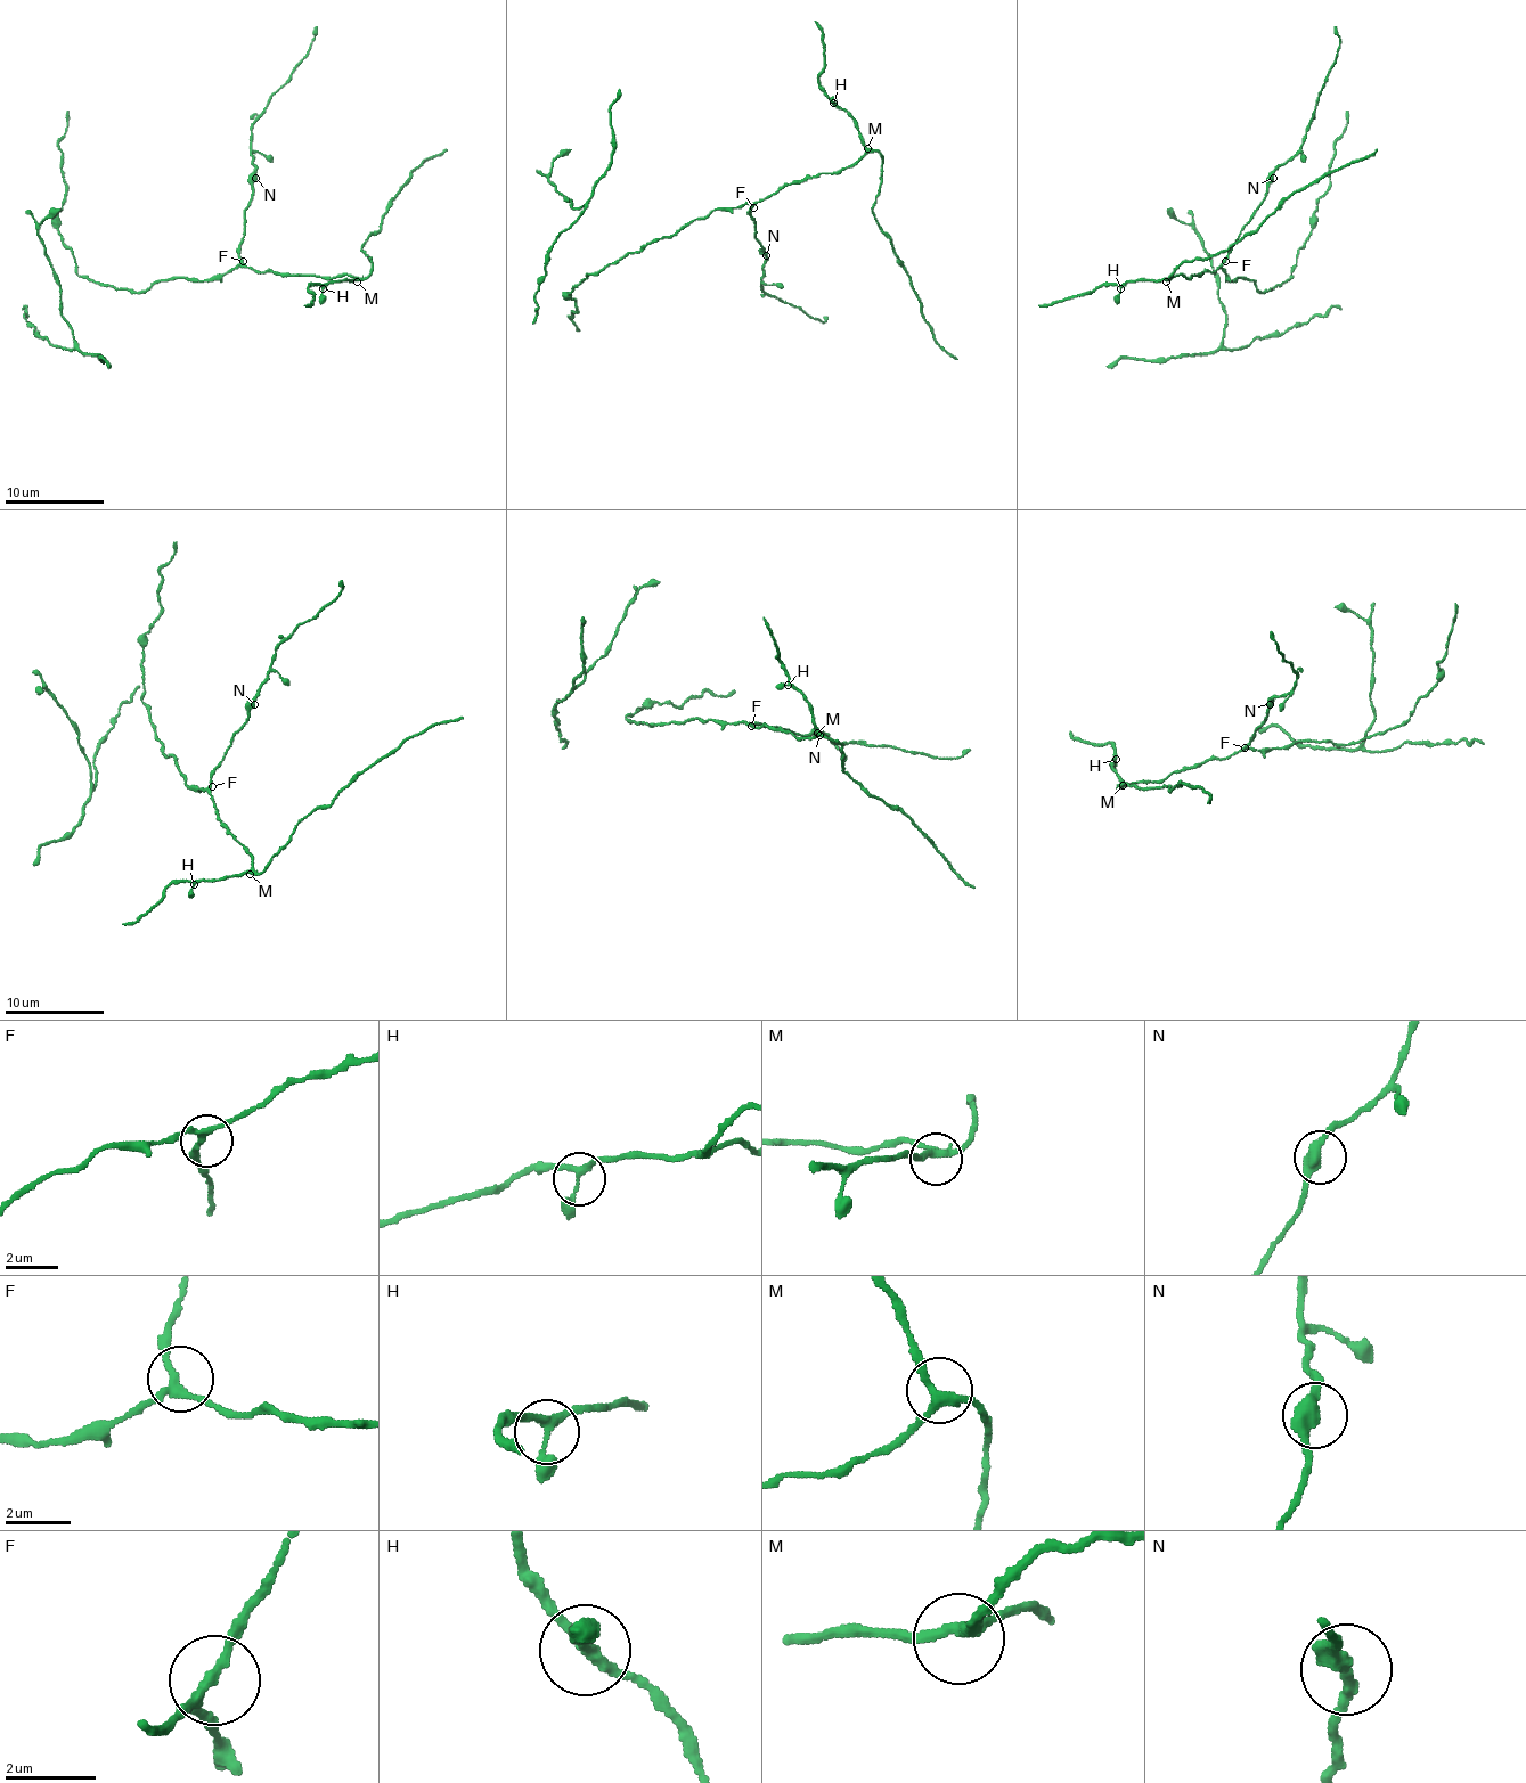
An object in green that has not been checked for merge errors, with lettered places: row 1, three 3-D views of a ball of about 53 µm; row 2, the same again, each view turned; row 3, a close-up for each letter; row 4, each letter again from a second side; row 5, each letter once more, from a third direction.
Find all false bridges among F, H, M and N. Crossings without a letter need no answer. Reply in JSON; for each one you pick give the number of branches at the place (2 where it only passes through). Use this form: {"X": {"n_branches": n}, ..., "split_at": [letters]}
{"split_at": []}

